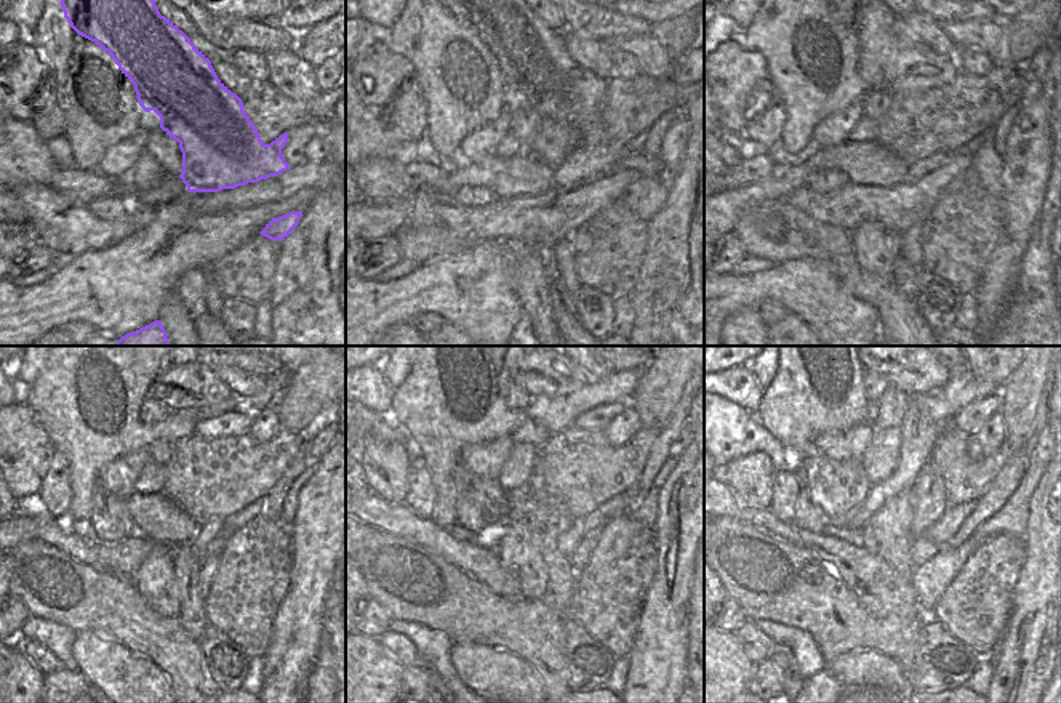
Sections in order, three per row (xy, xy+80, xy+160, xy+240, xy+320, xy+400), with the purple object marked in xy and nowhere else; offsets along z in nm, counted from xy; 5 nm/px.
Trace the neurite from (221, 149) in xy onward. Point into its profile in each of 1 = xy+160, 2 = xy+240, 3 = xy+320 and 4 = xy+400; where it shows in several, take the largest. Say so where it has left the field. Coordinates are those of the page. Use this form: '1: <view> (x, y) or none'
1: xy+160 (884, 63)
2: xy+240 (234, 423)
3: xy+320 (597, 420)
4: xy+400 (967, 420)

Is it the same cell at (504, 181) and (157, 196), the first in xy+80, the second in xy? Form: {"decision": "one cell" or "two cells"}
{"decision": "one cell"}

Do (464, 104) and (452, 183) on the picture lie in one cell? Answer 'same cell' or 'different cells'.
different cells

